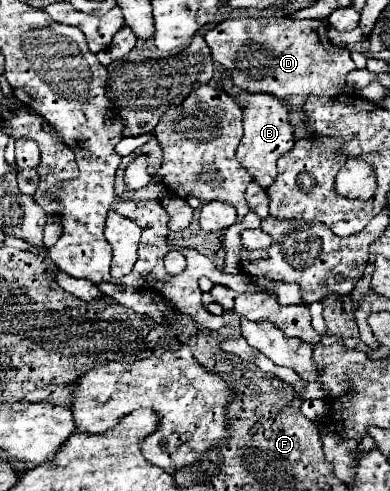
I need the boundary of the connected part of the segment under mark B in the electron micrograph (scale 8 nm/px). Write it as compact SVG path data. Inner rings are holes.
M245 90L237 96L243 106L243 126L245 134L237 148L237 160L247 168L247 172L261 186L271 186L277 178L277 160L281 154L293 148L295 136L289 122L289 106L283 100L271 98L269 94L247 94ZM257 114L257 116L255 116Z

